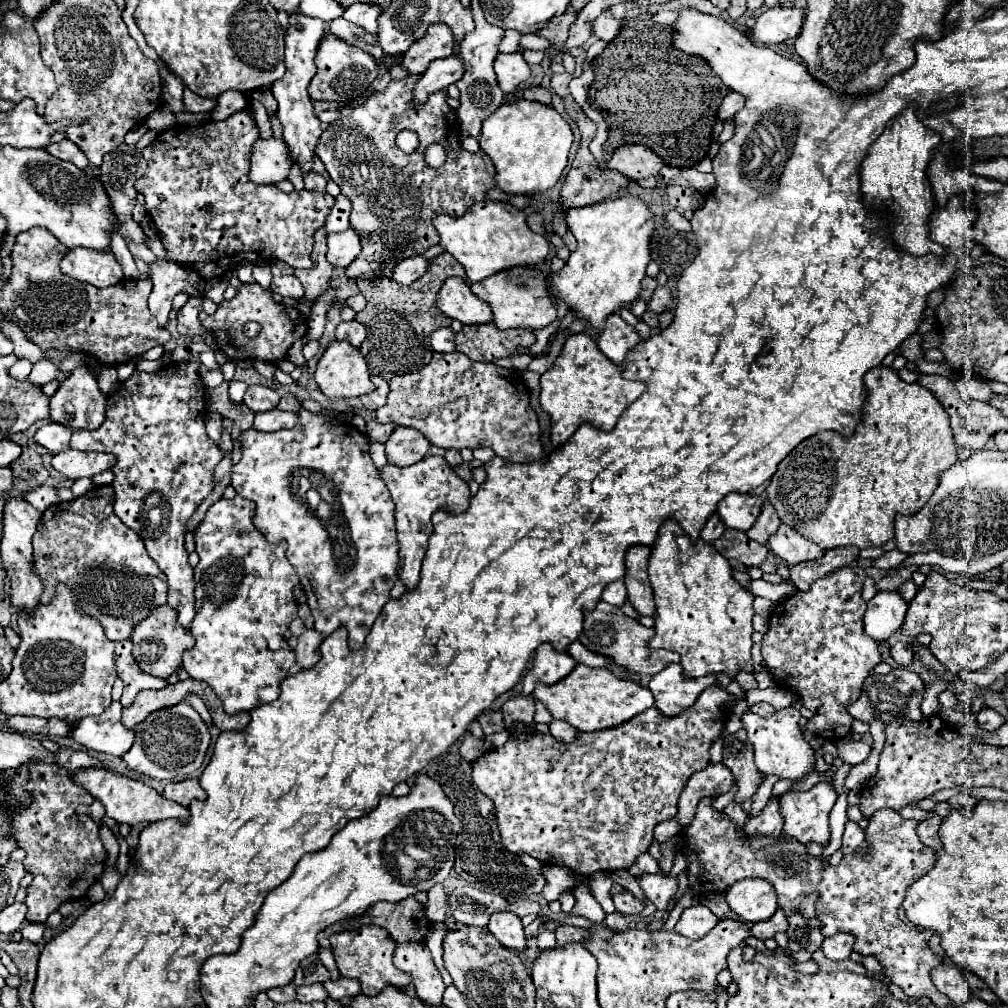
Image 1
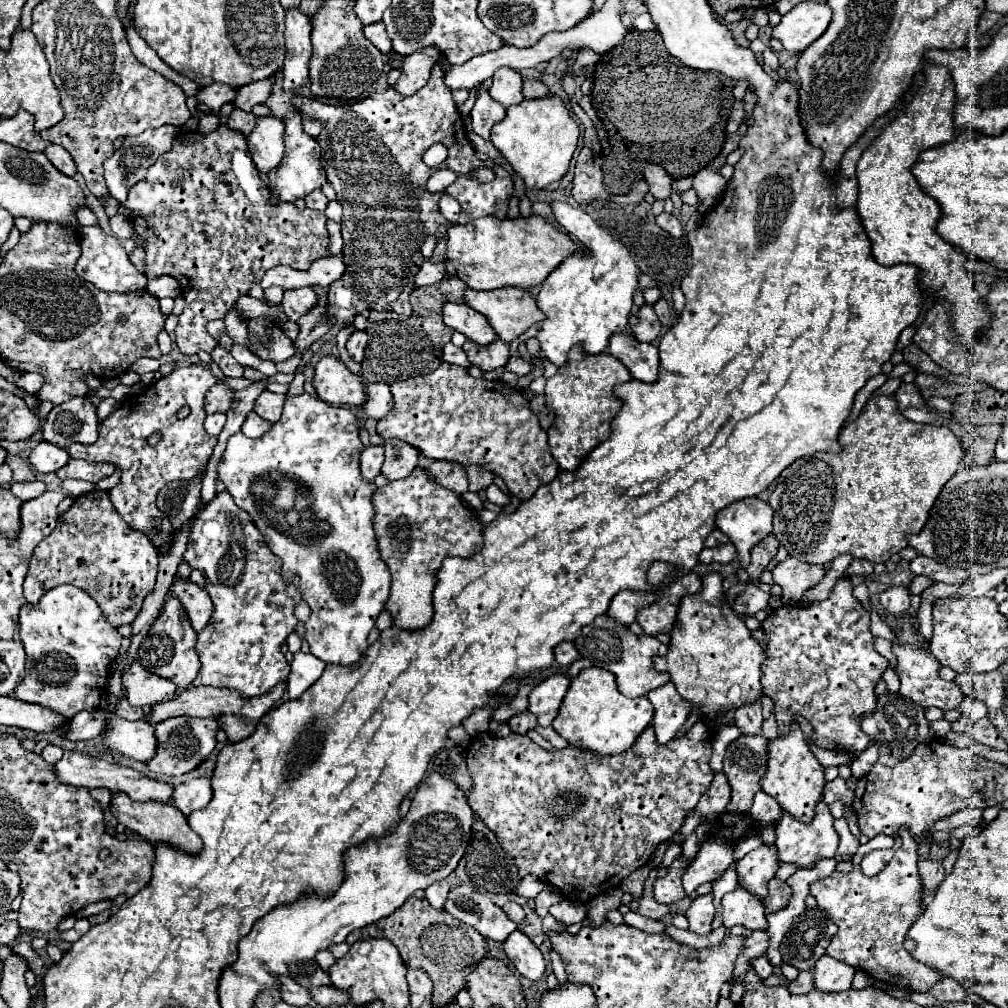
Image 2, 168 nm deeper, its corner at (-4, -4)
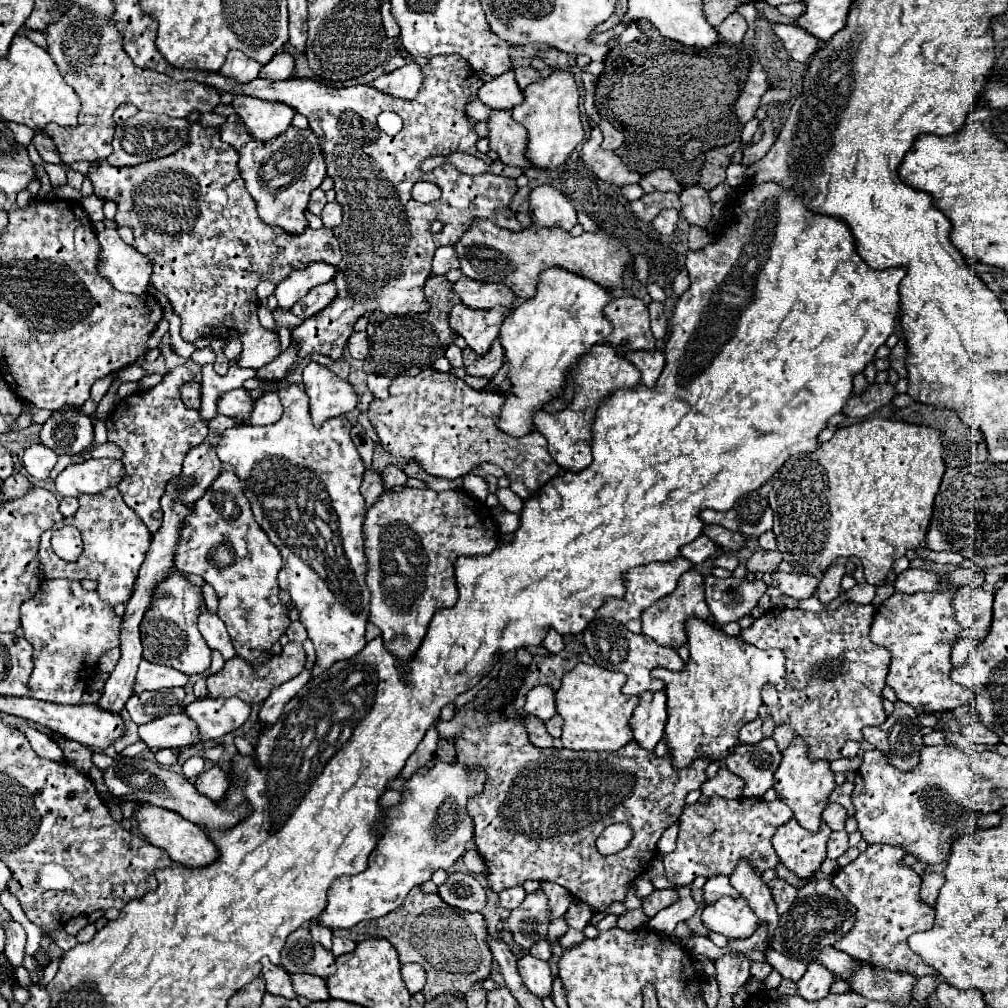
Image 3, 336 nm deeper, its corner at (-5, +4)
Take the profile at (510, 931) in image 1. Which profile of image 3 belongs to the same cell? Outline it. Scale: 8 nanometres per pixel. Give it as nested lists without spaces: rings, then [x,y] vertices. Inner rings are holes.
[[[525,954],[519,960],[519,974],[523,978],[523,984],[529,988],[531,994],[537,998],[551,998],[551,986],[553,986],[553,976],[549,970],[549,964],[533,958],[531,954]]]

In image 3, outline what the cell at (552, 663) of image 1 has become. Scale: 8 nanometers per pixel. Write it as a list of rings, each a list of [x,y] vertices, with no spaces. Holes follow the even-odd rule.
[[[535,686],[531,692],[527,692],[525,702],[525,714],[535,716],[539,720],[549,720],[557,714],[555,710],[555,692],[547,686]]]

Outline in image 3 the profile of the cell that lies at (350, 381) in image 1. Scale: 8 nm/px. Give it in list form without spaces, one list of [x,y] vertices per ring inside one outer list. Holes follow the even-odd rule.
[[[317,362],[305,366],[303,388],[309,396],[309,412],[315,426],[321,426],[329,418],[343,416],[357,406],[353,386]]]

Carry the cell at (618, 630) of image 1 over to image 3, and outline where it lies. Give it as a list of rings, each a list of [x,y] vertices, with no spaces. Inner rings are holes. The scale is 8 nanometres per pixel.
[[[609,618],[591,620],[583,632],[583,642],[587,646],[589,656],[595,660],[597,666],[607,668],[607,670],[617,670],[627,676],[627,682],[621,688],[621,692],[627,696],[641,696],[641,692],[645,690],[659,690],[659,682],[651,678],[653,668],[667,668],[673,672],[681,672],[685,668],[677,650],[659,646],[645,634],[633,634],[625,628],[625,624],[617,620],[609,620]]]

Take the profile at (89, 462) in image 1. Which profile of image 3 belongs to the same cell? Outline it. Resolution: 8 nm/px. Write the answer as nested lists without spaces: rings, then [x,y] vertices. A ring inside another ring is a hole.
[[[113,458],[85,460],[83,464],[69,464],[55,480],[55,488],[61,496],[99,494],[109,486],[117,486],[125,476],[123,462]]]

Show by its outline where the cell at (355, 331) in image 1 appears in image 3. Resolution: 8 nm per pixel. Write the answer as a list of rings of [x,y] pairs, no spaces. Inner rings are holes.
[[[353,332],[353,336],[349,338],[349,344],[347,344],[349,352],[353,358],[357,360],[363,360],[367,356],[367,350],[369,350],[369,342],[367,342],[367,332]]]

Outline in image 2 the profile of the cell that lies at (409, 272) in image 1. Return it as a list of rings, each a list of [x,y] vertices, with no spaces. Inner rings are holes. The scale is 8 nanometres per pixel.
[[[426,260],[426,262],[422,264],[422,268],[418,270],[418,274],[416,274],[416,286],[430,286],[430,284],[436,284],[436,282],[440,282],[440,280],[444,278],[444,274],[446,274],[444,262],[432,264],[430,260]]]

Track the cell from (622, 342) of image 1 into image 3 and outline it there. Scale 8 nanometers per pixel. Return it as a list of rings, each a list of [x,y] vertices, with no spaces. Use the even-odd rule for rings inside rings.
[[[661,350],[655,352],[629,352],[625,356],[639,372],[641,372],[641,380],[645,386],[653,388],[657,384],[657,378],[663,372],[665,366],[665,356]]]

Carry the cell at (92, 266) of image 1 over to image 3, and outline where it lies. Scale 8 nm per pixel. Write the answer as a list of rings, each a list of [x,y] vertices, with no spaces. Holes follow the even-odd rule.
[[[105,228],[97,234],[97,238],[101,244],[99,272],[109,278],[119,292],[131,292],[137,296],[147,292],[153,270],[153,264],[147,260],[147,256],[125,244],[117,230]]]

